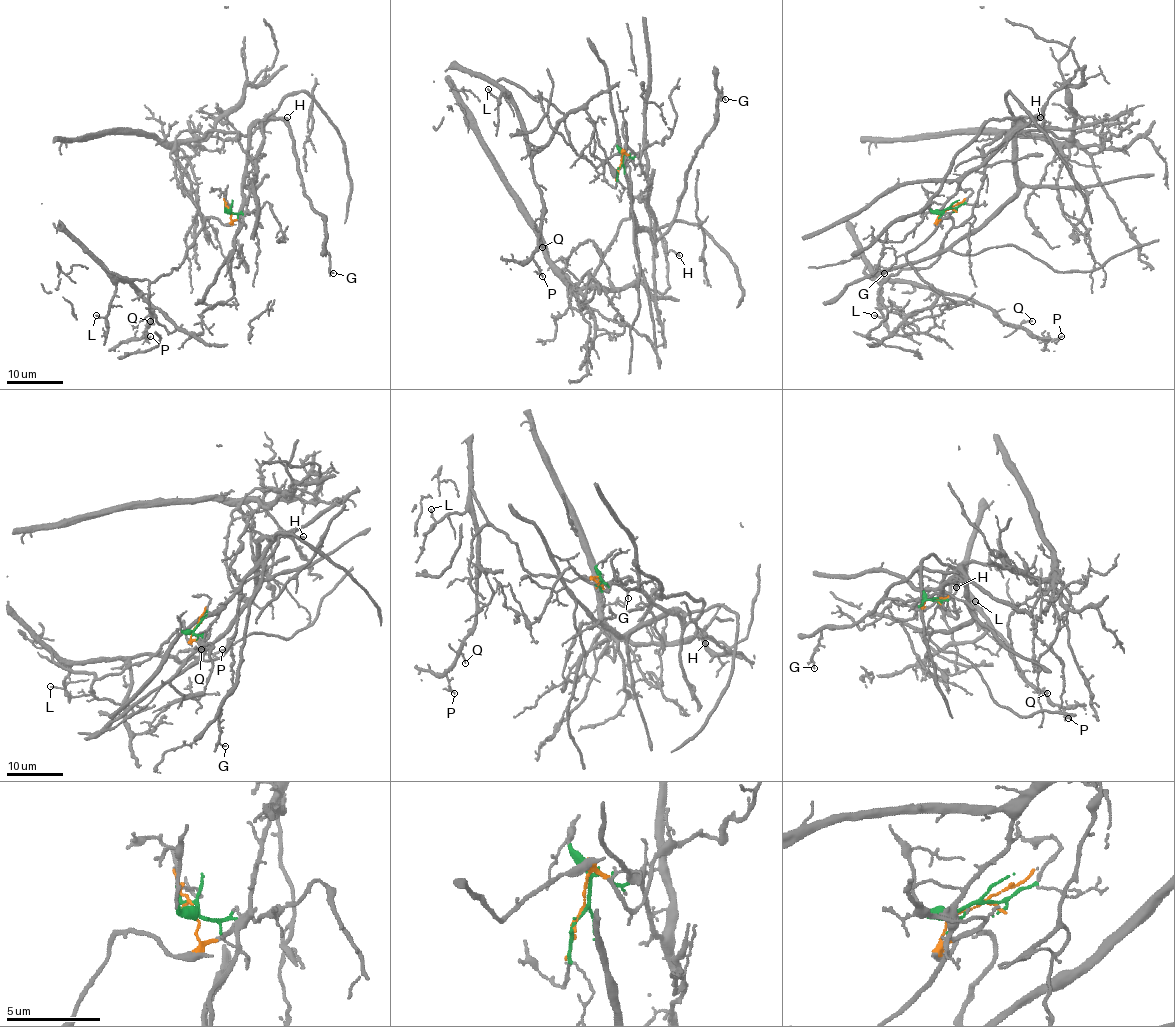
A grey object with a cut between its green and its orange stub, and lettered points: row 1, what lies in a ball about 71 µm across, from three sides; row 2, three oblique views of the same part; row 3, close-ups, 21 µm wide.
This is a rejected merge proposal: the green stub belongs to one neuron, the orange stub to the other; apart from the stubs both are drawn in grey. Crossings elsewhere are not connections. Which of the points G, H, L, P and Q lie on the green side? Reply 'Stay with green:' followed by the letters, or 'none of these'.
Stay with green: G, H

